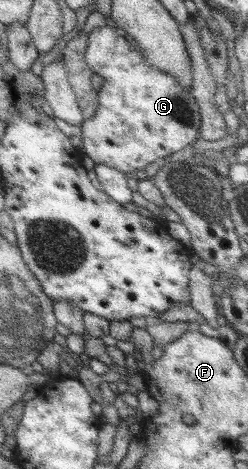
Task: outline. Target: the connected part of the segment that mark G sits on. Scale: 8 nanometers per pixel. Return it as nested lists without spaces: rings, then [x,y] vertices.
[[[107,25],[93,29],[86,38],[88,41],[84,51],[84,62],[94,74],[98,74],[104,80],[104,83],[97,93],[94,114],[83,120],[80,125],[82,155],[88,156],[94,165],[104,164],[125,175],[127,172],[135,173],[146,168],[146,164],[152,161],[160,162],[165,156],[194,143],[200,124],[199,108],[192,95],[182,90],[171,74],[146,64],[140,51],[126,42],[122,33]]]

